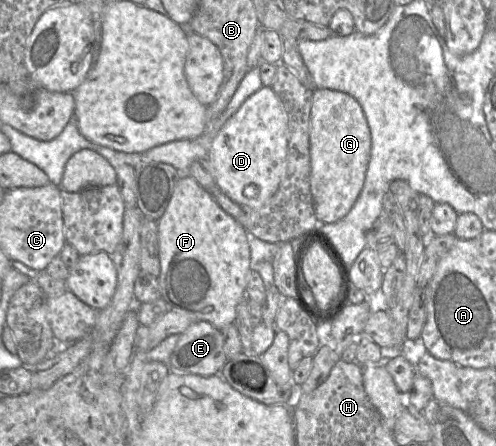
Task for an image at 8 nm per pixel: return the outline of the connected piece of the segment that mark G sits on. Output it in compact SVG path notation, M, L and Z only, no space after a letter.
M316 89L310 114L310 189L319 224L337 222L350 212L363 188L370 152L370 130L359 103L345 92Z

